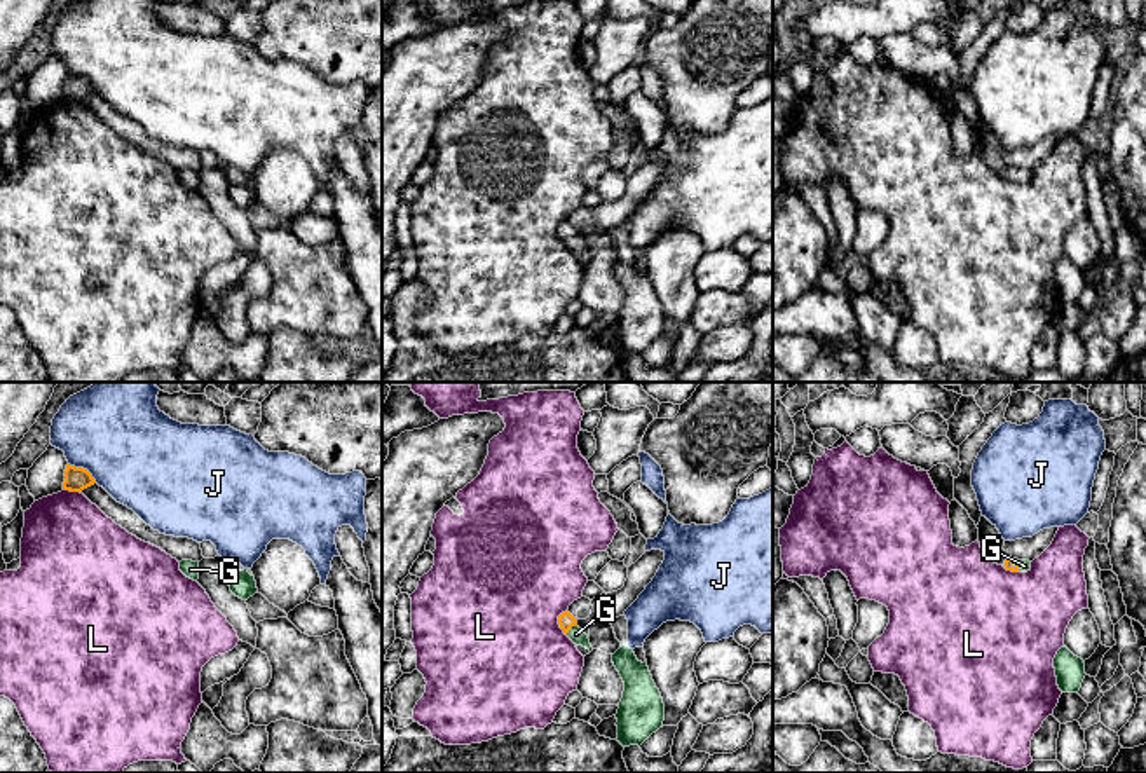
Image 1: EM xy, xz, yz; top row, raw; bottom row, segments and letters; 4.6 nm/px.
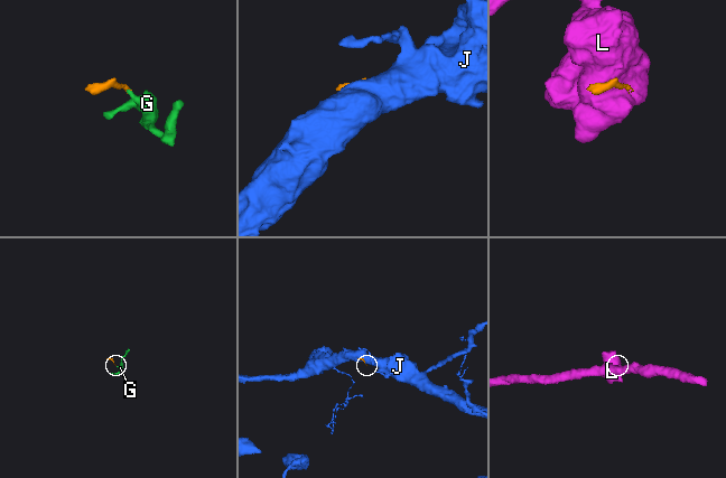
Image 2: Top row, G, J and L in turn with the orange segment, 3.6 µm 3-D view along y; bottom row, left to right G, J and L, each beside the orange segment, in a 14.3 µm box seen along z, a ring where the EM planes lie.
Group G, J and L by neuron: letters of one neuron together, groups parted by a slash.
G / J / L

